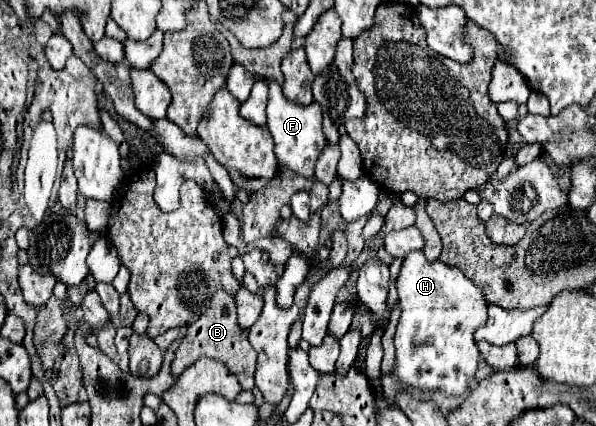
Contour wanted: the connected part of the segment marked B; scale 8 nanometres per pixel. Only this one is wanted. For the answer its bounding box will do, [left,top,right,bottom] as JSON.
[172,290,256,390]

